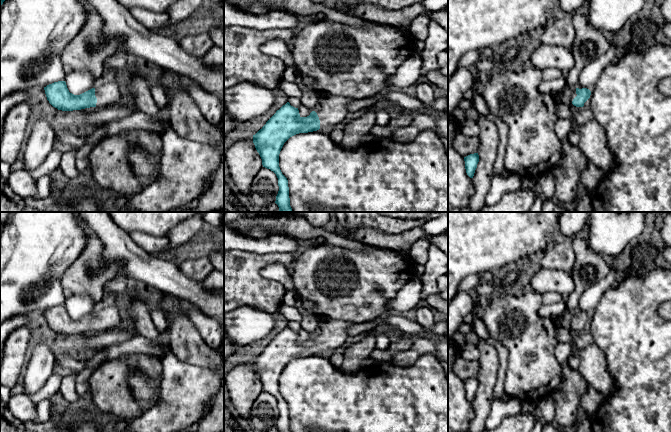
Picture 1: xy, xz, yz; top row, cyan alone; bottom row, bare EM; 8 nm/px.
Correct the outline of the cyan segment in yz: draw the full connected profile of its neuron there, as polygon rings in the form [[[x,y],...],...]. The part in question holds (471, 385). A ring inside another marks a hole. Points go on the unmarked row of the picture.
[[[478,377],[470,378],[464,381],[466,397],[470,402],[473,402],[477,388],[479,386]]]

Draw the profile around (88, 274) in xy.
[[[95,236],[86,239],[86,245],[82,253],[62,275],[61,284],[66,296],[85,293],[97,305],[107,294],[105,284],[118,277],[120,267],[114,264],[105,264],[102,260],[102,251],[102,242],[99,238]]]

